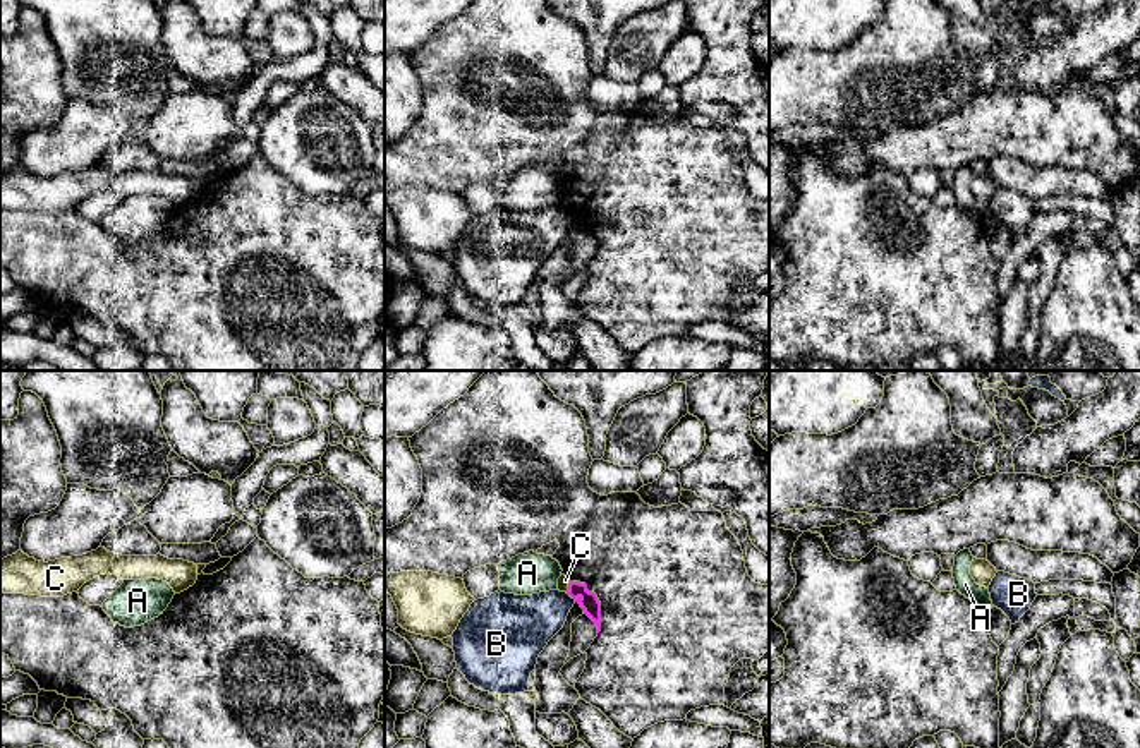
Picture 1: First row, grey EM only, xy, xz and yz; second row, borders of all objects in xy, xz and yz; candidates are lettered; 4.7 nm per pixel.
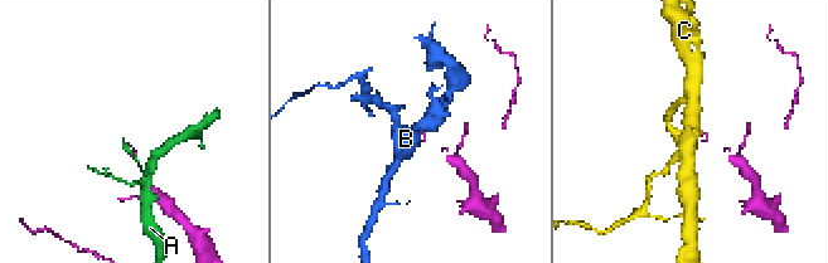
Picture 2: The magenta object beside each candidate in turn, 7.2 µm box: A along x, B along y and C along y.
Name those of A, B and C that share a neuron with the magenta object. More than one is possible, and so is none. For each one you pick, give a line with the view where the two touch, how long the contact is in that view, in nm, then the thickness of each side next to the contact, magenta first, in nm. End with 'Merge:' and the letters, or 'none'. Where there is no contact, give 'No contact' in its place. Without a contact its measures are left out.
Merge: none

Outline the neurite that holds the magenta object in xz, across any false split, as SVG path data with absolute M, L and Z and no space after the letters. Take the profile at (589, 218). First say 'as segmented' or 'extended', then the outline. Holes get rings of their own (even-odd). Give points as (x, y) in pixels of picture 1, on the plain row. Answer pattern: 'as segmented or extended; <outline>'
extended; M472 0L469 7L443 24L426 43L409 53L410 63L422 84L422 108L412 130L402 139L385 142L385 190L400 187L433 187L462 194L467 187L500 180L518 170L537 166L556 156L560 163L551 172L561 182L570 199L567 209L575 214L584 228L597 240L597 252L585 266L585 285L575 299L580 314L599 324L613 341L628 353L658 338L683 336L690 326L723 321L725 302L731 283L740 274L759 276L769 266L769 201L755 199L745 184L743 166L738 154L726 144L721 127L694 127L685 120L654 124L646 120L637 108L611 108L601 112L587 100L592 72L589 69L589 51L582 29L549 5L548 0Z

